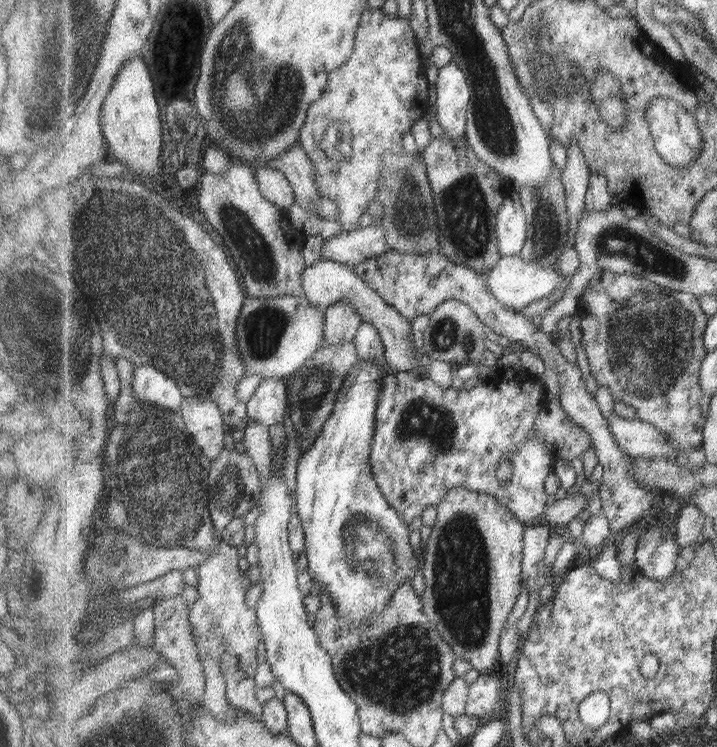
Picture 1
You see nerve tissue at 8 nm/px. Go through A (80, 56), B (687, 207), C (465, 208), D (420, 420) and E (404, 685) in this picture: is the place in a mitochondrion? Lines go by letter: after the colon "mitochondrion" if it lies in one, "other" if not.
A: mitochondrion
B: other
C: mitochondrion
D: mitochondrion
E: mitochondrion

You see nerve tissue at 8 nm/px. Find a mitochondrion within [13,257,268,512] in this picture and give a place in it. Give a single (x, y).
(91, 330)

